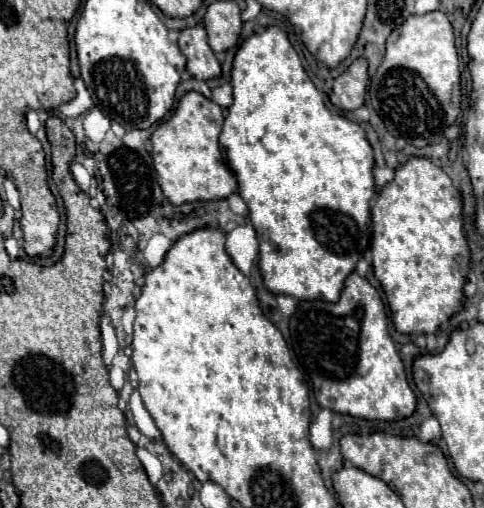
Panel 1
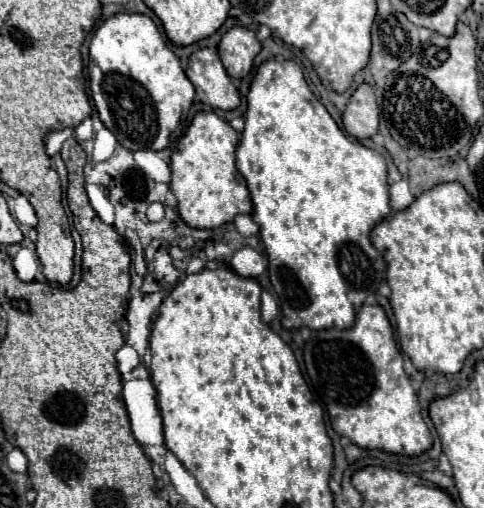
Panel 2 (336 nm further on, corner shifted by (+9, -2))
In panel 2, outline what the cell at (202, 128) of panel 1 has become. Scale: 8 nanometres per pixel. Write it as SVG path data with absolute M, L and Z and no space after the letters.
M196 112L170 156L170 190L176 196L180 218L192 228L218 228L236 214L250 214L252 200L242 174L234 164L238 132L214 112Z

